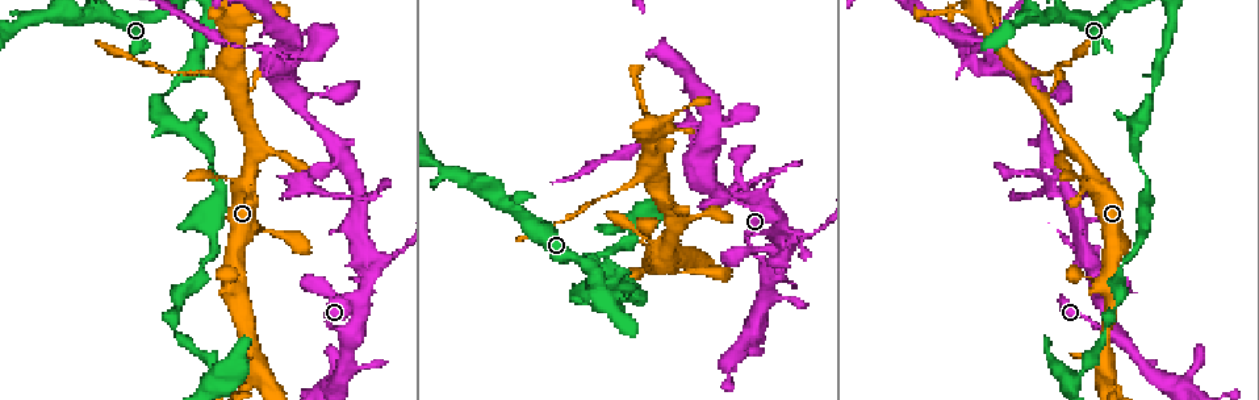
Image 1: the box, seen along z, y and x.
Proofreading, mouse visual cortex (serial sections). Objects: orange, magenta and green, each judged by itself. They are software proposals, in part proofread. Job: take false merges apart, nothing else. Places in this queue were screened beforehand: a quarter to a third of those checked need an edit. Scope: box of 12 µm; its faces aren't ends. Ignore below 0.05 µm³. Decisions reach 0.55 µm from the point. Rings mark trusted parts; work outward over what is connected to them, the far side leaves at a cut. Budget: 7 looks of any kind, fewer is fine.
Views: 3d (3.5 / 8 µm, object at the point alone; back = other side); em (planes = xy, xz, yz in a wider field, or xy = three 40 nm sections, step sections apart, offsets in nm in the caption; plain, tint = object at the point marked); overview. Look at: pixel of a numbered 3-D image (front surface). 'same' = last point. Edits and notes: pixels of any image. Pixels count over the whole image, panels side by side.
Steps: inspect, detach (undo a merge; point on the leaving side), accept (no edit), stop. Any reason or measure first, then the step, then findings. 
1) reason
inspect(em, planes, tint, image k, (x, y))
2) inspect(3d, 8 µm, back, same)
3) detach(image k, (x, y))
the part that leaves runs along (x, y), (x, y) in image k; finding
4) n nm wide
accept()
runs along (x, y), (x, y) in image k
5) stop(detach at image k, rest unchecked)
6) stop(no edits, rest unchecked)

side arm on a straight run
inspect(3d, 3.5 µm, image 1, (352, 328))

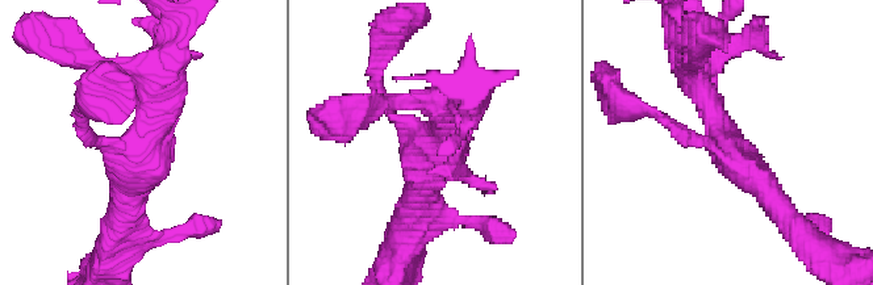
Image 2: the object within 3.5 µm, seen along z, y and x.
need the tissue
inspect(em, xy, step 3, tint, image 2, (136, 149))

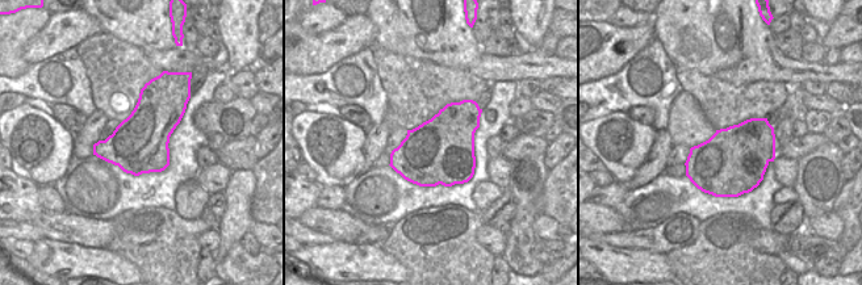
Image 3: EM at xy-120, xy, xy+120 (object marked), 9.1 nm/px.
600 nm wide
accept()
runs along (80, 126), (137, 147), (161, 74) in image 2; all the same cell

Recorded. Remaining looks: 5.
looks like a crossing
inspect(3d, 3.5 µm, image 1, (250, 374))

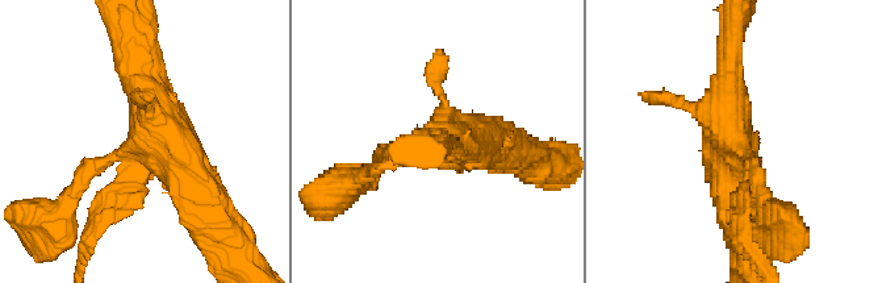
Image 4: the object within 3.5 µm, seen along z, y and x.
inspect(em, xy, step 5, tint, image 4, (739, 143))

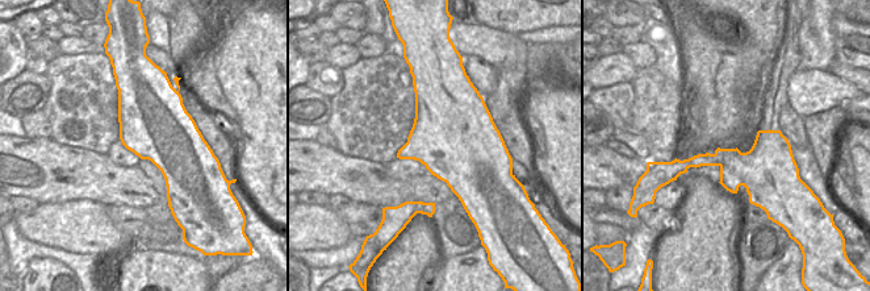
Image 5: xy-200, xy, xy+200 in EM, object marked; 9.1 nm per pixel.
cut it another way
inspect(em, planes, tint, same)

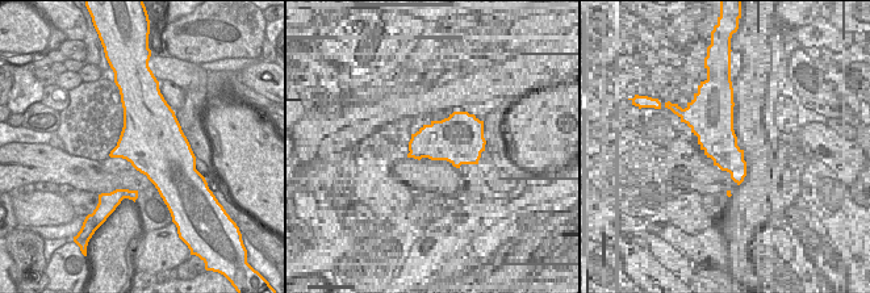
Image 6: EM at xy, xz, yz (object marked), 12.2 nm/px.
750 nm wide
accept()
runs along (136, 42), (151, 127), (200, 195) in image 4; one cell here

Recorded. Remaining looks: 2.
a narrow waist
inspect(3d, 3.5 µm, image 1, (605, 197))

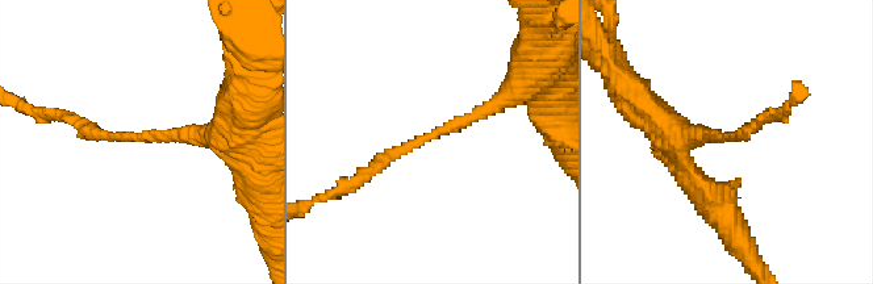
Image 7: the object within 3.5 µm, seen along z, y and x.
arms of 150, 200 nm; now the EM
inspect(em, xy, step 5, tint, image 7, (134, 136))

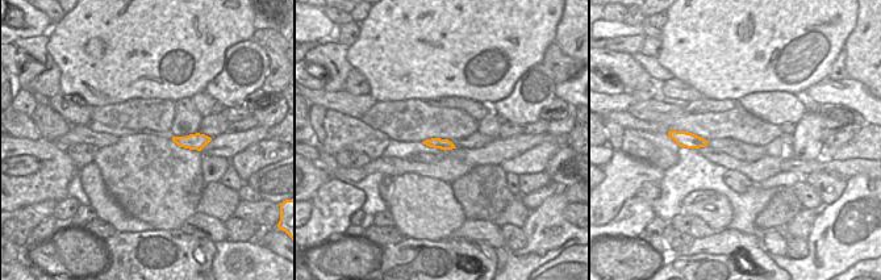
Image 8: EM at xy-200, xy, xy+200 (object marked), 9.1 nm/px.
100 nm wide
accept()
runs along (509, 94), (409, 143), (356, 182) in image 7; one cell here

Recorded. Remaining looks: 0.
stop(no edits, rest unchecked)

